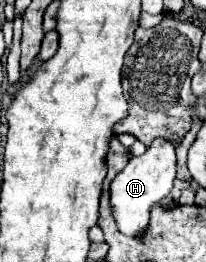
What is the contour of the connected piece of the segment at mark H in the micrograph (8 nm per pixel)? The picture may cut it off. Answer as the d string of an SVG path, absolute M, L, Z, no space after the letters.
M156 139L146 149L144 155L132 157L110 183L110 207L120 233L128 237L144 235L150 221L150 209L172 191L174 179L176 179L176 147L168 139Z

